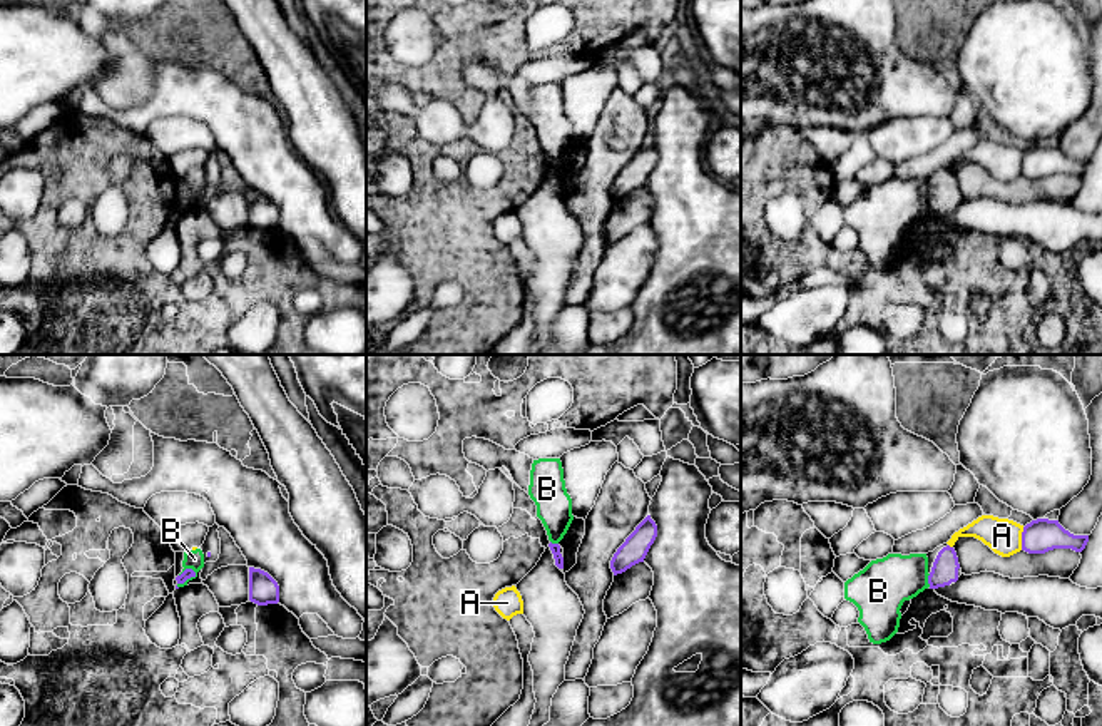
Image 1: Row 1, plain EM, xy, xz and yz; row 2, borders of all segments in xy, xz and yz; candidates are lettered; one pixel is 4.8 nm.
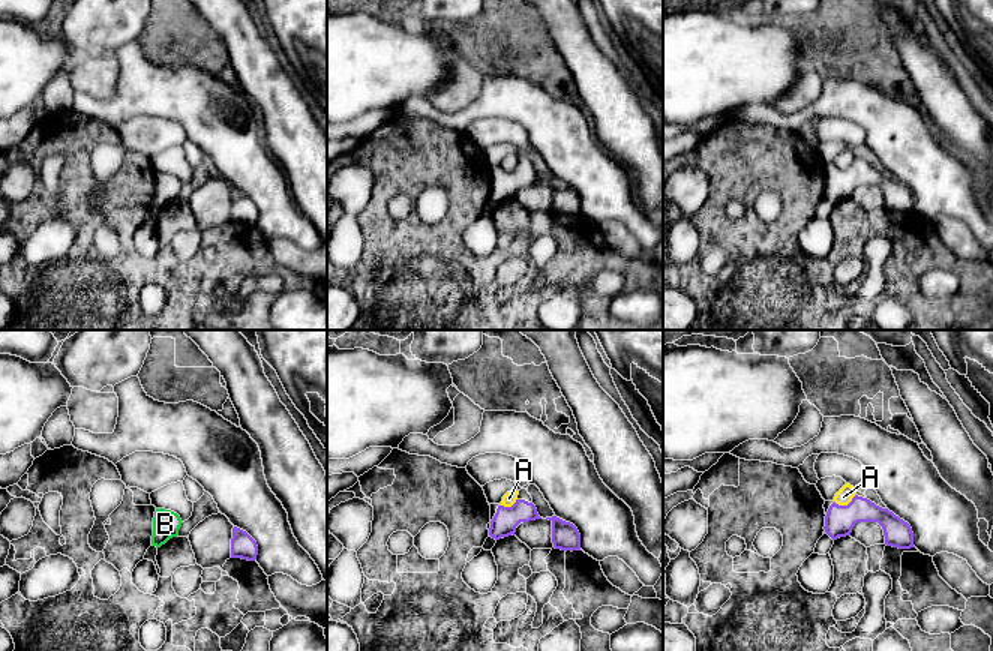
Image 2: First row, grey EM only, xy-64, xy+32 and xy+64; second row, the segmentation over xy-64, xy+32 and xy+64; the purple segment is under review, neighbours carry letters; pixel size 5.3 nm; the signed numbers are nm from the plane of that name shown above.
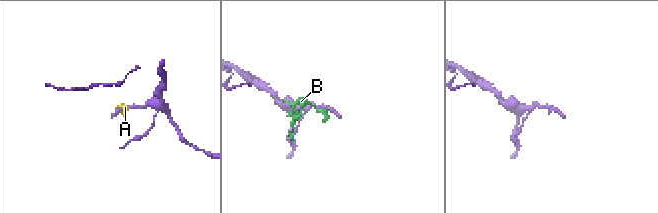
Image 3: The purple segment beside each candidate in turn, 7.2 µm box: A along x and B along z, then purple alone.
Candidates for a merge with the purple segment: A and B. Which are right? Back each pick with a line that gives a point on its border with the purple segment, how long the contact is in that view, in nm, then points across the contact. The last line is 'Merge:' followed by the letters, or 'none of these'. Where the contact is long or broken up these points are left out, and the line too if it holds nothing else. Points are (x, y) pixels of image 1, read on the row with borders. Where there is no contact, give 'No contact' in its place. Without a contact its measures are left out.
Merge: none of these

